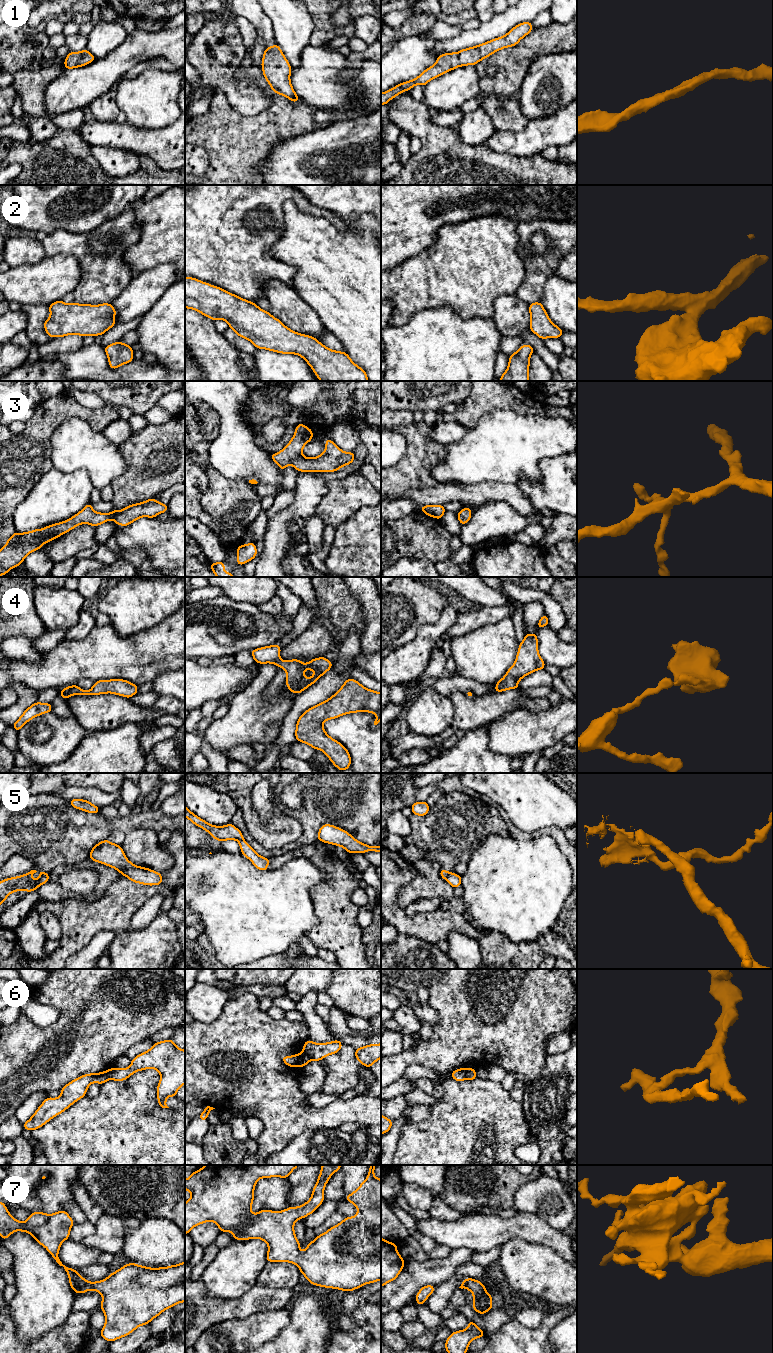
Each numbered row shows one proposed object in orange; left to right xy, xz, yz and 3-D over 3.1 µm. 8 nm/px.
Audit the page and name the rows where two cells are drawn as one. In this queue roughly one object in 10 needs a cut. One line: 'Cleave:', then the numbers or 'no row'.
Cleave: 5, 6

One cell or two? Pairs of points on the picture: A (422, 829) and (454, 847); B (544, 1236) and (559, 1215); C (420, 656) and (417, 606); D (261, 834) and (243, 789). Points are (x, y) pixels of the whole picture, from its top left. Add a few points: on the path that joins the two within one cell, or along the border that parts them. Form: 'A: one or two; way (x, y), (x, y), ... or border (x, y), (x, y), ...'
A: one; way (430, 833), (441, 834), (446, 839)
B: two; border (530, 1213), (536, 1213), (552, 1227), (562, 1232)
C: two; border (439, 617), (423, 623), (417, 634), (402, 645)
D: one; way (254, 823), (243, 800)

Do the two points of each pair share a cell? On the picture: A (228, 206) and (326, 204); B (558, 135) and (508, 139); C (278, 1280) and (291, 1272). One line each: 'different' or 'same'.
A: same
B: same
C: same

